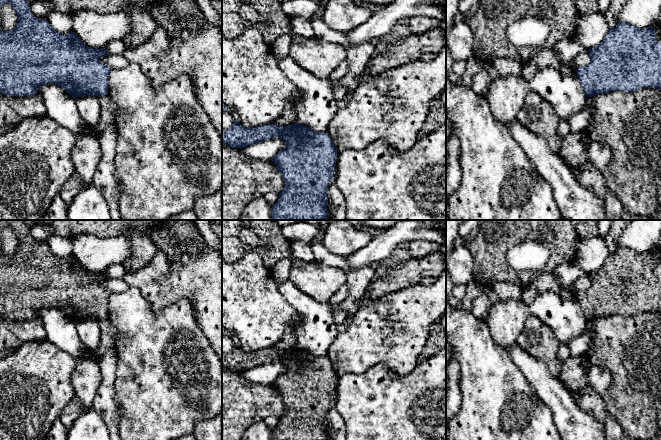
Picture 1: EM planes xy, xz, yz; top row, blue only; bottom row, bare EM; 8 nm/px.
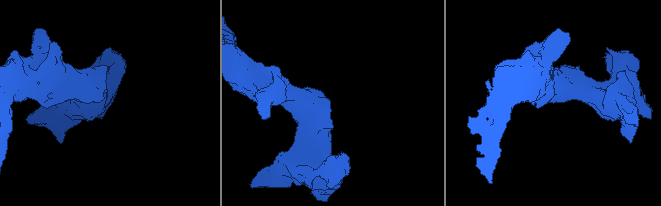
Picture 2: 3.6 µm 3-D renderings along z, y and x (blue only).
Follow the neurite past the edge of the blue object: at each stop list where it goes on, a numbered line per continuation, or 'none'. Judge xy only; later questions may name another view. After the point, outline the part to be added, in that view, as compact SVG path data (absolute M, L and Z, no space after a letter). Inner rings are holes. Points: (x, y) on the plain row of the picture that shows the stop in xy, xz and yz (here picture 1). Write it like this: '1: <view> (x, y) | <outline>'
none

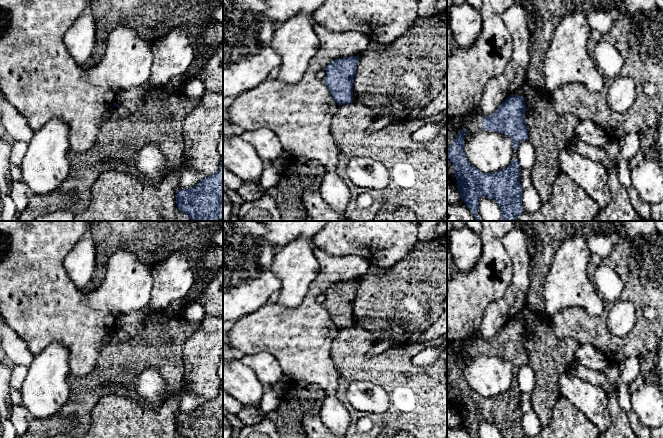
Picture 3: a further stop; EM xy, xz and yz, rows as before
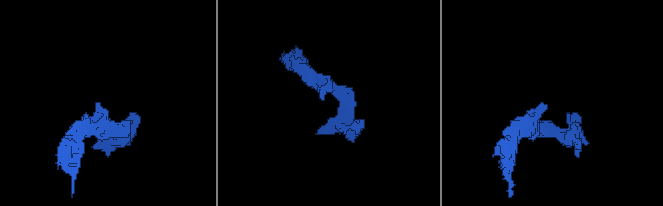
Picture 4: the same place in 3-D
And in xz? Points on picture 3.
none

